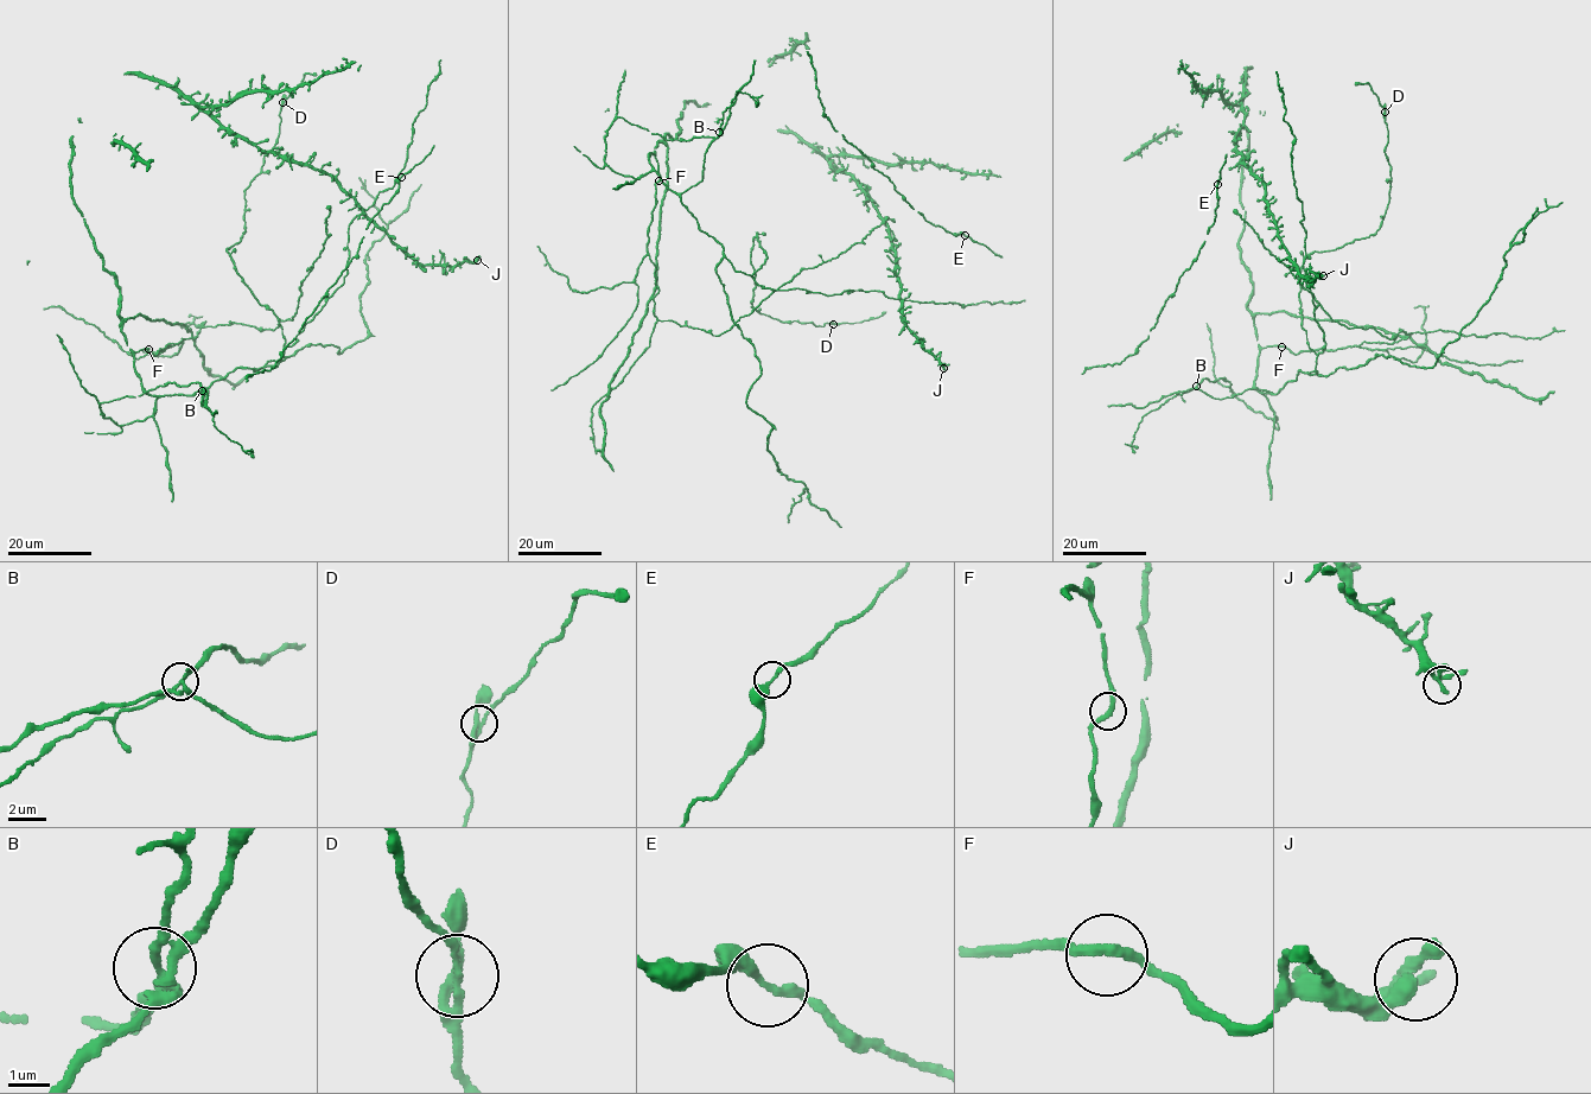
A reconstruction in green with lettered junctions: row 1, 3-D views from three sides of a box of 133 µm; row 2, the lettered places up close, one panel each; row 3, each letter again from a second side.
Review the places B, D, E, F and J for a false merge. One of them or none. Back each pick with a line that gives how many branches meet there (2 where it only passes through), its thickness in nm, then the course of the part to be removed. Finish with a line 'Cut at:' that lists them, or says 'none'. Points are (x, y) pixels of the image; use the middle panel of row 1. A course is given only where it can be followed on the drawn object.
Cut at: none

